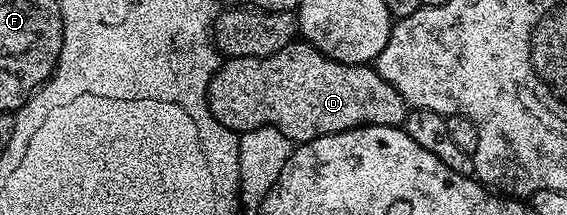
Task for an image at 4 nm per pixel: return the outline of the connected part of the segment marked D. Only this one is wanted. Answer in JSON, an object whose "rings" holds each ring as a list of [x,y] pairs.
{"rings":[[[293,42],[286,45],[282,50],[278,50],[278,54],[270,54],[269,56],[234,56],[225,59],[220,67],[217,68],[214,78],[208,87],[208,105],[214,114],[214,118],[222,126],[229,128],[231,132],[241,134],[258,127],[274,127],[281,131],[291,142],[295,142],[296,144],[304,144],[307,140],[313,140],[326,134],[338,134],[351,128],[362,128],[366,124],[398,128],[403,125],[404,118],[410,111],[407,102],[402,98],[402,94],[398,94],[398,90],[394,90],[394,86],[390,86],[390,82],[386,82],[386,78],[379,76],[376,73],[375,67],[367,64],[343,64],[326,54],[322,54],[314,45],[307,42]]]}

